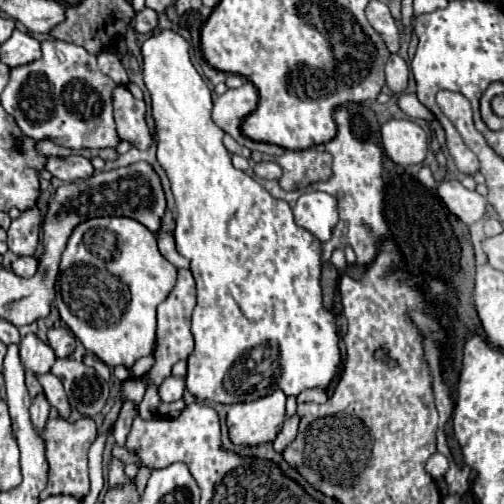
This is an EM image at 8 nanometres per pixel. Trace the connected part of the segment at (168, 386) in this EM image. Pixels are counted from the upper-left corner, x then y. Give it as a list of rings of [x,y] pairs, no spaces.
[[[169,376],[165,378],[165,382],[159,386],[159,396],[161,396],[161,402],[175,402],[183,396],[185,392],[185,378],[175,378],[175,376]]]

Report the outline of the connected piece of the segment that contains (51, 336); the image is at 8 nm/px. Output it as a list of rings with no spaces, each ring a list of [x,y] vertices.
[[[49,328],[47,342],[59,358],[67,358],[75,350],[75,336],[67,328]]]

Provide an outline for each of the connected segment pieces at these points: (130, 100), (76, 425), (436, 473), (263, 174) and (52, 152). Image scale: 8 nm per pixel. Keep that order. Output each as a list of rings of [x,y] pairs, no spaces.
[[[117,86],[113,92],[113,106],[119,138],[131,142],[139,150],[149,150],[153,136],[145,122],[145,102],[133,98],[125,86]]]
[[[63,418],[47,420],[43,428],[43,440],[47,446],[47,462],[49,462],[49,482],[41,492],[41,498],[53,494],[69,494],[77,500],[89,494],[89,470],[87,470],[87,452],[93,440],[97,438],[97,426],[91,418],[81,418],[77,422],[69,422]]]
[[[433,454],[431,458],[429,458],[429,462],[427,462],[427,472],[435,478],[435,480],[439,480],[439,478],[443,478],[445,476],[445,472],[447,472],[447,468],[449,468],[449,462],[447,462],[447,458],[443,456],[443,454]]]
[[[259,162],[255,164],[255,176],[257,178],[265,178],[265,180],[279,180],[281,178],[281,166],[277,166],[275,162]]]
[[[41,140],[41,142],[37,142],[35,144],[35,150],[41,154],[41,156],[71,156],[71,154],[75,154],[73,150],[69,150],[69,148],[61,148],[61,146],[57,146],[57,144],[53,144],[51,140]]]

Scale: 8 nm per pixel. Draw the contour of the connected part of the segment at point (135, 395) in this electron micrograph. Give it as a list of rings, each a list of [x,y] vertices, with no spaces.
[[[135,378],[135,380],[121,384],[121,398],[123,400],[131,400],[131,402],[139,404],[143,400],[143,394],[145,394],[145,380],[143,378]]]

